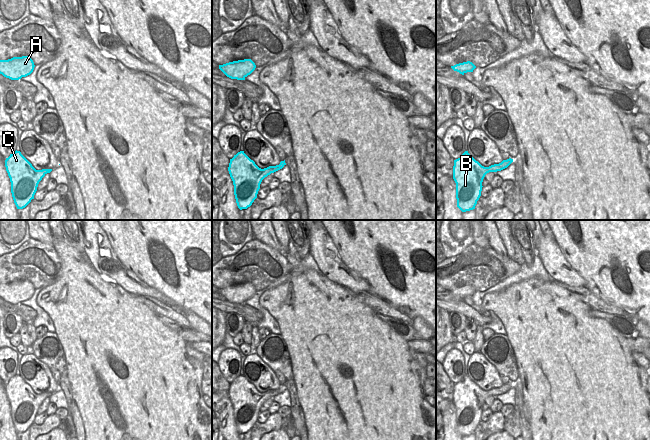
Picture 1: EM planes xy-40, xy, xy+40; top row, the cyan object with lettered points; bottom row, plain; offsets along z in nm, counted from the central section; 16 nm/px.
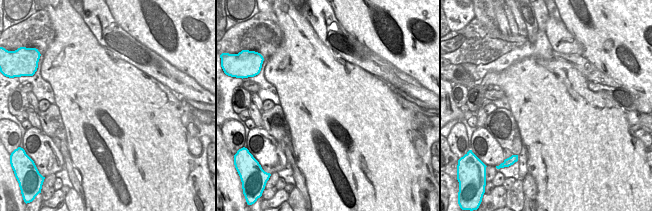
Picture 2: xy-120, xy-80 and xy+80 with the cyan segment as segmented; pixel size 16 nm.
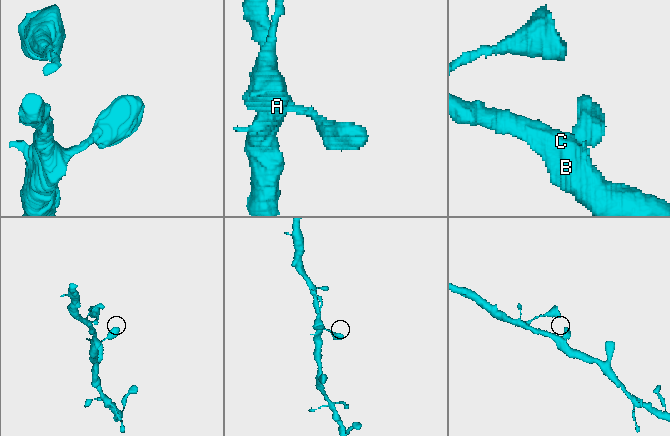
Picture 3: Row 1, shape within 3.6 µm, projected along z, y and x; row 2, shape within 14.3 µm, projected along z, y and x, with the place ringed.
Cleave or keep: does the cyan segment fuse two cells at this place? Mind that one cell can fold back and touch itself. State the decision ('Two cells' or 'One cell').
One cell.

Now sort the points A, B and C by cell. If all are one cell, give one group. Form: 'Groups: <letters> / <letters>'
Groups: A B C.

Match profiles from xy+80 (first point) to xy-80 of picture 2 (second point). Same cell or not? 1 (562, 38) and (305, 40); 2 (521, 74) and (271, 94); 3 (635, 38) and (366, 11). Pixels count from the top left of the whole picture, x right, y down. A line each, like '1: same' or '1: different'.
1: different
2: different
3: same

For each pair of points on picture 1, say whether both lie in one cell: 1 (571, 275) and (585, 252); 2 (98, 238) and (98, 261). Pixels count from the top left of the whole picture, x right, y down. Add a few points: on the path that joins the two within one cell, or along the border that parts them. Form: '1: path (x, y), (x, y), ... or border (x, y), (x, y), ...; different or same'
1: border (561, 249), (565, 259), (585, 281), (586, 285); different
2: path (98, 244), (98, 255); same

